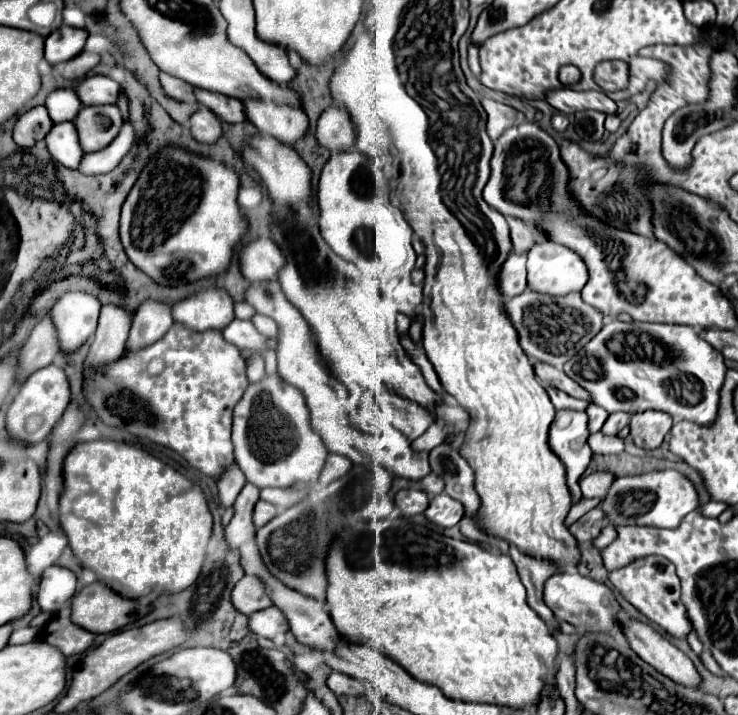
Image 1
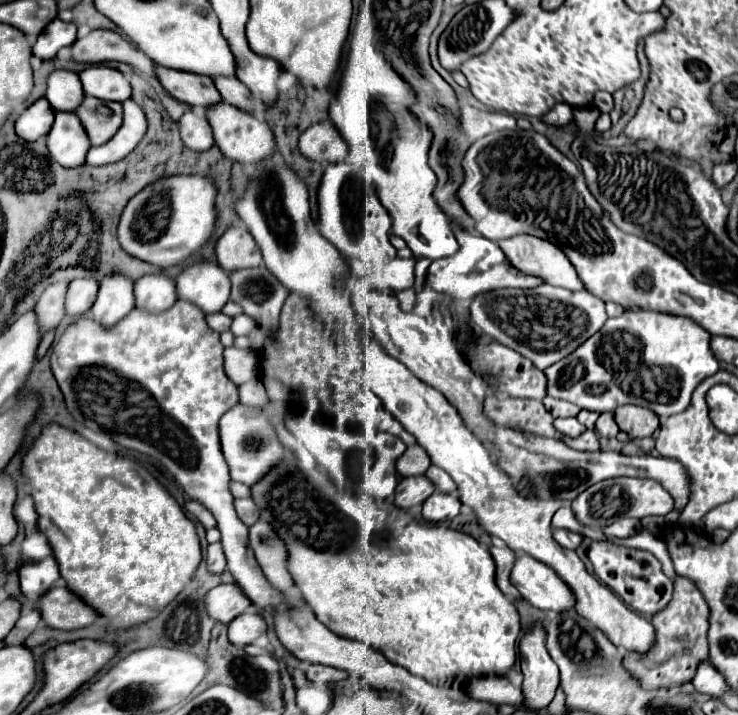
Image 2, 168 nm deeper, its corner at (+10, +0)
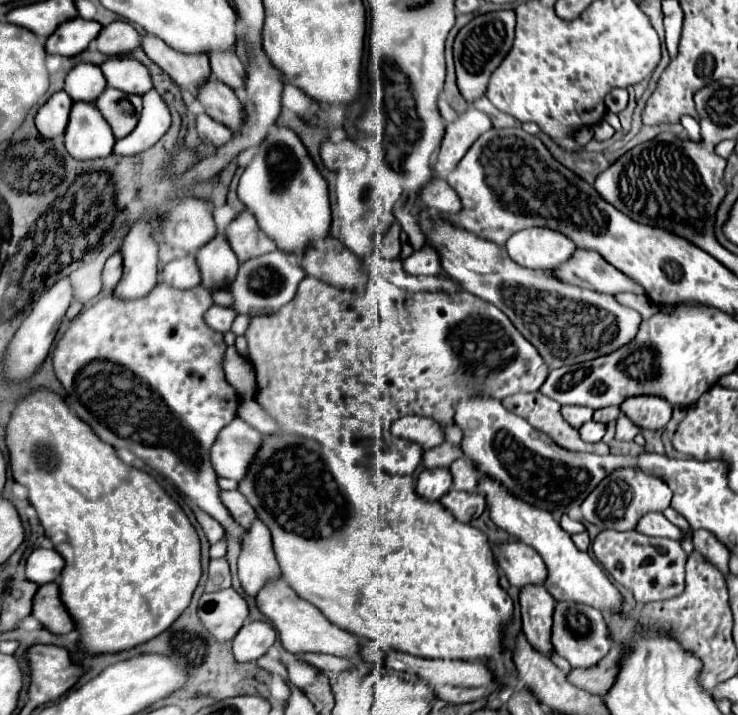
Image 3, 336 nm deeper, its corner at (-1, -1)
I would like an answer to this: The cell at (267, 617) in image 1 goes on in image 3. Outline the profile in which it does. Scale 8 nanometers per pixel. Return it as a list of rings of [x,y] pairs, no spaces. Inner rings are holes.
[[[247,621],[233,639],[233,657],[239,663],[255,663],[275,643],[275,629],[265,621]]]

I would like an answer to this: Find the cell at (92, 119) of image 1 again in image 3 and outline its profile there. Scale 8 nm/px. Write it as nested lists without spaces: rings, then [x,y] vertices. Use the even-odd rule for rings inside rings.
[[[107,87],[101,97],[95,101],[107,123],[111,123],[111,129],[115,131],[117,139],[127,137],[141,115],[141,97],[139,95],[127,95],[119,89]]]

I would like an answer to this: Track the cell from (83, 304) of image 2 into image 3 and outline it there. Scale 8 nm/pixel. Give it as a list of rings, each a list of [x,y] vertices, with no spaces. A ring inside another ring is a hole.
[[[115,253],[105,263],[103,289],[113,289],[117,285],[117,281],[121,279],[121,271],[123,271],[123,257],[121,257],[121,253]]]

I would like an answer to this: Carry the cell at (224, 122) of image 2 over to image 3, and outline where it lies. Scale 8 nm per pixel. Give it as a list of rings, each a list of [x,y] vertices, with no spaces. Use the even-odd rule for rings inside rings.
[[[209,77],[203,87],[197,87],[197,101],[203,105],[209,117],[227,125],[231,131],[239,131],[243,107],[231,87],[215,77]]]

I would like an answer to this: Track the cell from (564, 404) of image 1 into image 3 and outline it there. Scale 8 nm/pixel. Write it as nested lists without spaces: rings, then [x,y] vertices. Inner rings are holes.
[[[561,407],[561,415],[571,427],[579,429],[583,423],[587,423],[591,419],[593,409],[589,409],[589,407]]]

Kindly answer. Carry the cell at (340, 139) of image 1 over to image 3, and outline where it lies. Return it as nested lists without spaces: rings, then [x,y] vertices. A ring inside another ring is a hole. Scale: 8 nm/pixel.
[[[345,139],[339,143],[325,141],[321,145],[321,159],[329,171],[357,171],[367,161],[367,151],[359,147],[355,141]]]

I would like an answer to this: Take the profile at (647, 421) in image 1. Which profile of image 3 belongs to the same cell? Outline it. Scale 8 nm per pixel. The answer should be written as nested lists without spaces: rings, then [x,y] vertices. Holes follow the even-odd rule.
[[[639,395],[625,399],[621,403],[621,411],[639,427],[645,429],[663,429],[667,421],[671,419],[673,407],[667,403],[667,399],[657,395]]]

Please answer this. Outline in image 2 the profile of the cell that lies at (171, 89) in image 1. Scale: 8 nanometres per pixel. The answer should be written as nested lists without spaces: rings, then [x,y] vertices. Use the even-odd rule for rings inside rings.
[[[92,30],[88,36],[72,44],[72,60],[82,64],[100,64],[118,60],[136,66],[138,70],[154,76],[154,62],[140,54],[138,48],[128,44],[122,36],[110,30]]]

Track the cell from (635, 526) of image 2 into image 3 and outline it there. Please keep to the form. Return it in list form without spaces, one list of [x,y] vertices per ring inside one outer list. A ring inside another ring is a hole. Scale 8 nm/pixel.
[[[647,513],[639,525],[637,531],[643,531],[643,535],[653,535],[653,537],[669,537],[669,539],[683,539],[683,533],[679,527],[675,527],[663,513]]]

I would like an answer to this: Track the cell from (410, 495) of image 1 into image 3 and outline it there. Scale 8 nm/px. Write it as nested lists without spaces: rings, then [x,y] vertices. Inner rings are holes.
[[[447,467],[425,469],[417,479],[417,493],[427,501],[439,501],[453,485],[453,477]]]

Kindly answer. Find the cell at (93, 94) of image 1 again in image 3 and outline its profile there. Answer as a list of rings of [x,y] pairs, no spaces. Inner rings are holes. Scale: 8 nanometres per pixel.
[[[129,57],[107,59],[101,65],[101,69],[109,87],[115,87],[127,93],[137,93],[137,95],[143,95],[153,87],[149,69],[135,59],[129,59]]]

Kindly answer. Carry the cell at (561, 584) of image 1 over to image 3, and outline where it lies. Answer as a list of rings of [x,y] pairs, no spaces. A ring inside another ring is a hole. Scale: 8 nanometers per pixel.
[[[521,541],[501,543],[495,561],[507,575],[509,583],[515,587],[523,587],[527,583],[543,585],[543,579],[547,575],[545,563],[539,553]]]

